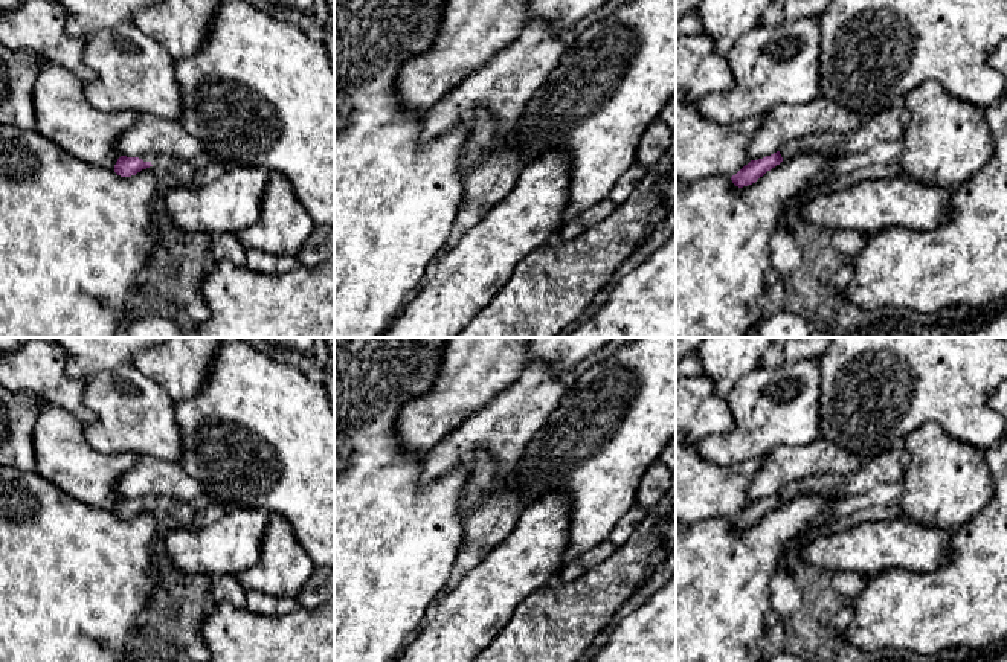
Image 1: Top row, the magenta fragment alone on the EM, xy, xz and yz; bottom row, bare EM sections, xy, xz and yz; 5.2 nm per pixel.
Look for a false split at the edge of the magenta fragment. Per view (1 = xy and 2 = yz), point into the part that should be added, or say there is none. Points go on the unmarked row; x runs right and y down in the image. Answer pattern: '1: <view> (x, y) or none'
1: none
2: yz (792, 490)

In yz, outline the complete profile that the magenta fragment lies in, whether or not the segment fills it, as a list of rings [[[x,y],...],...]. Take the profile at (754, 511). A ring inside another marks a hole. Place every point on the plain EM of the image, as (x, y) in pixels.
[[[789,484],[780,488],[780,491],[771,497],[758,502],[751,502],[735,517],[731,519],[732,525],[738,529],[755,525],[767,513],[801,494],[799,484]]]

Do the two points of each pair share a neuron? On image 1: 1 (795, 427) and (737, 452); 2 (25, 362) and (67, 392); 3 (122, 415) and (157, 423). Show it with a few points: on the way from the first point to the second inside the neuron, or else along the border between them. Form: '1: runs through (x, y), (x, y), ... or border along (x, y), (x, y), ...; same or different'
1: runs through (781, 427), (763, 427), (751, 438); same
2: runs through (35, 371), (57, 392); same
3: runs through (131, 415), (148, 423); same

